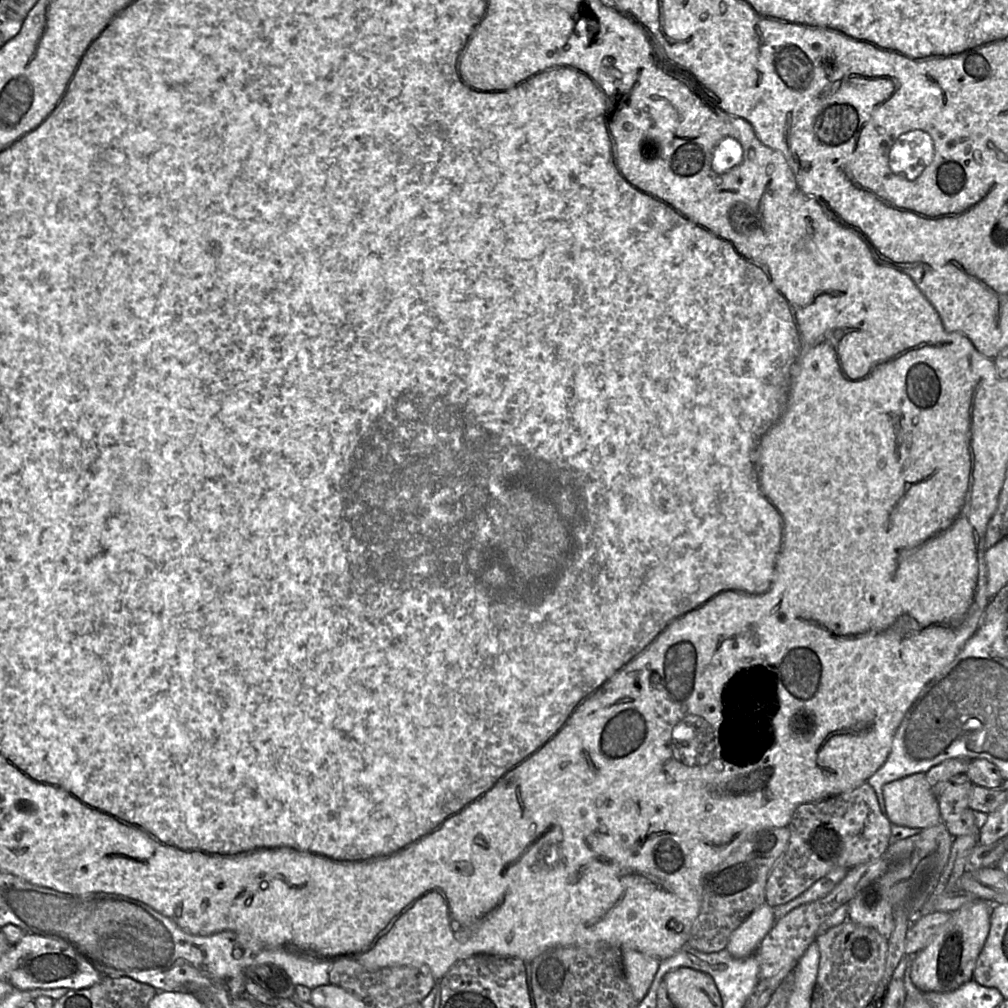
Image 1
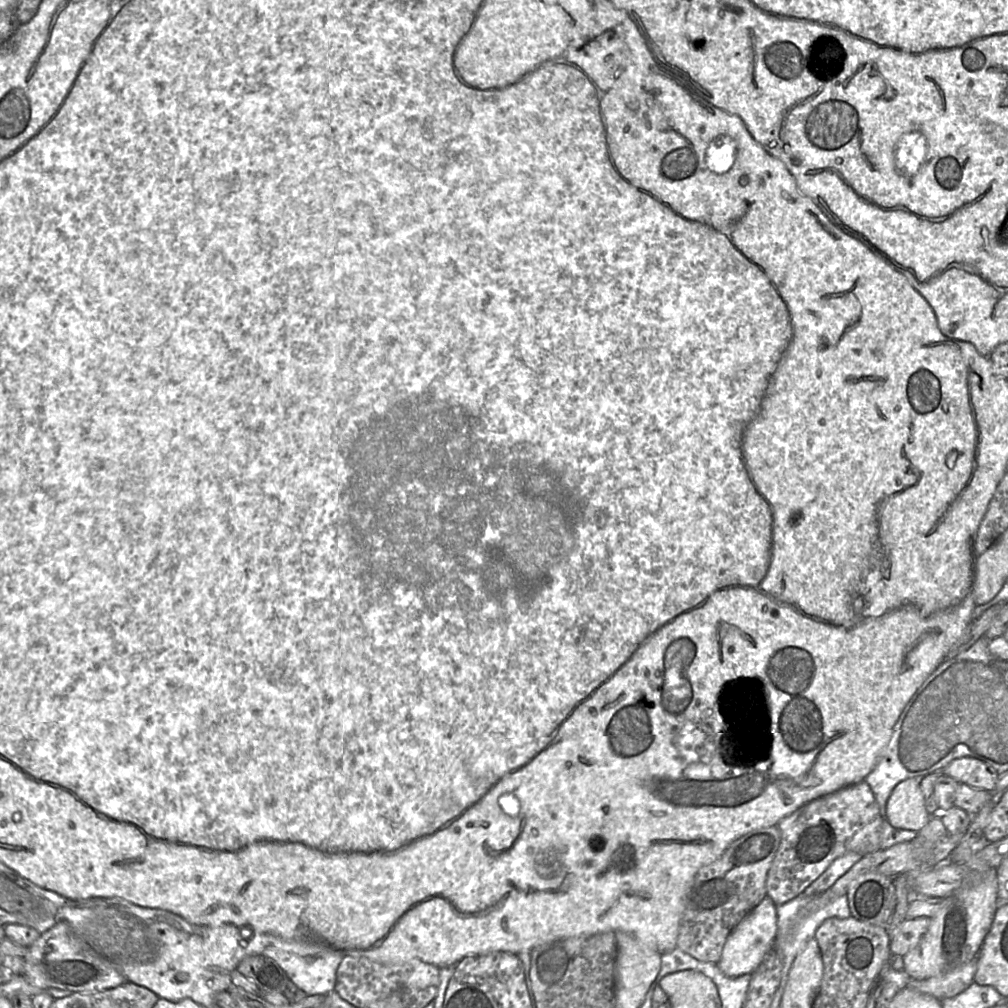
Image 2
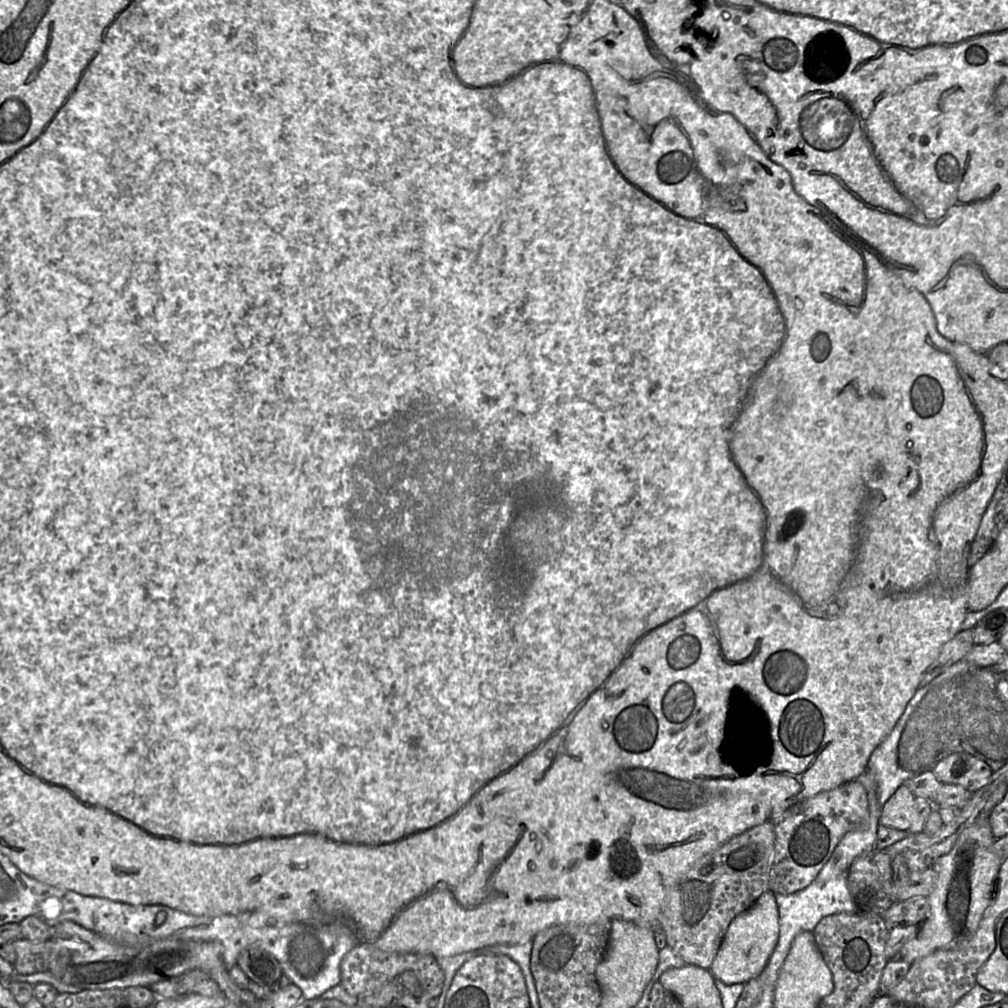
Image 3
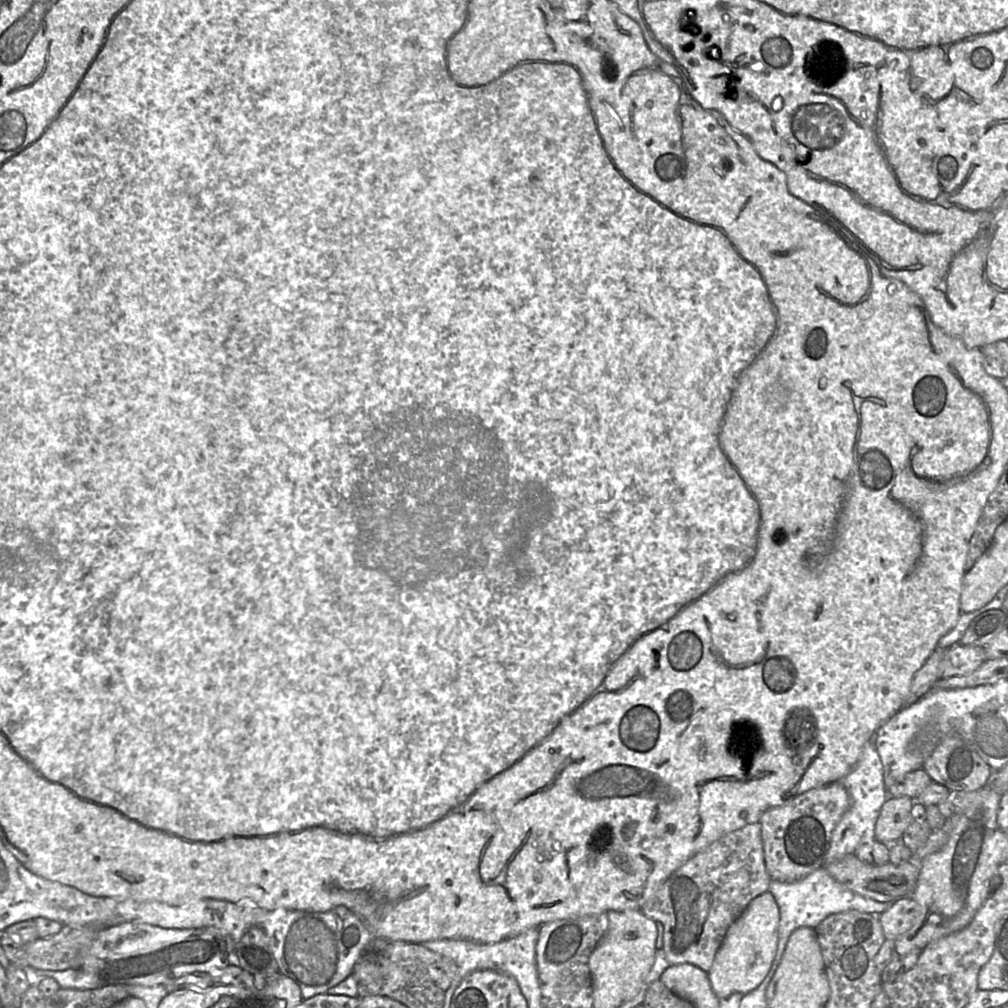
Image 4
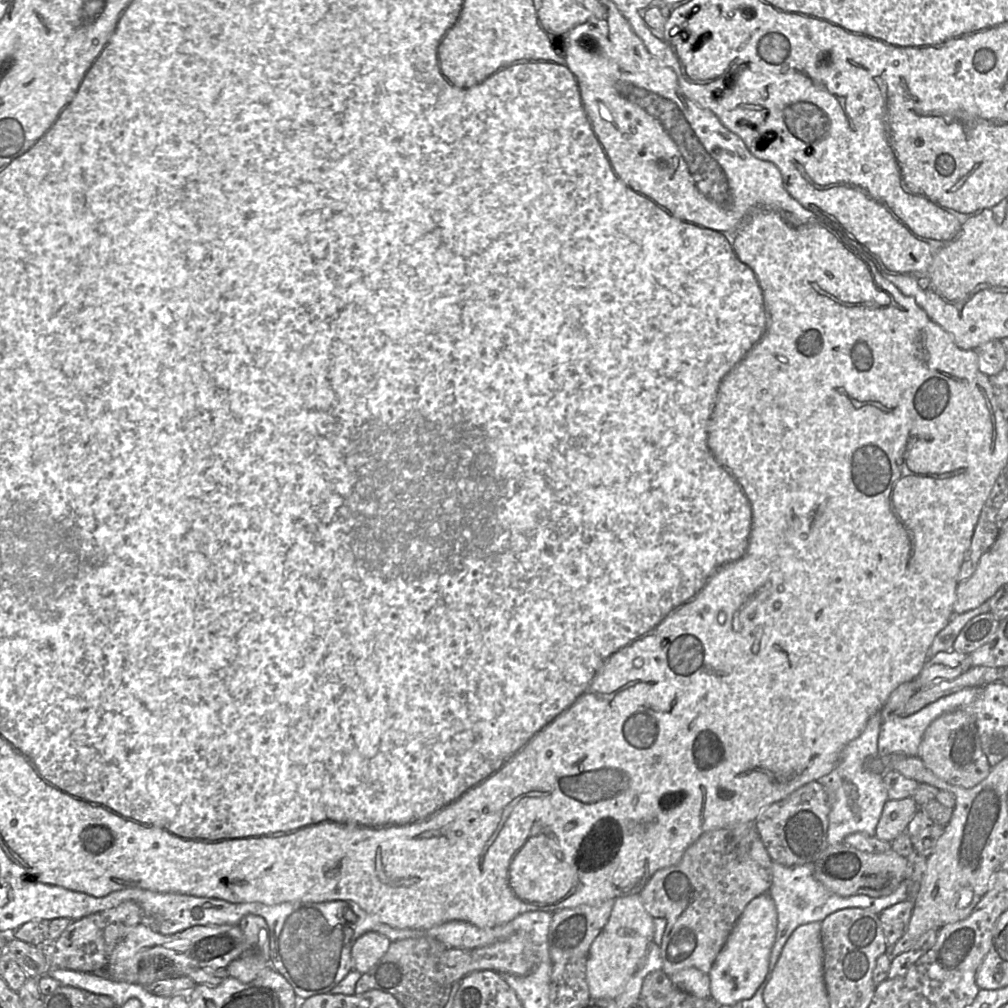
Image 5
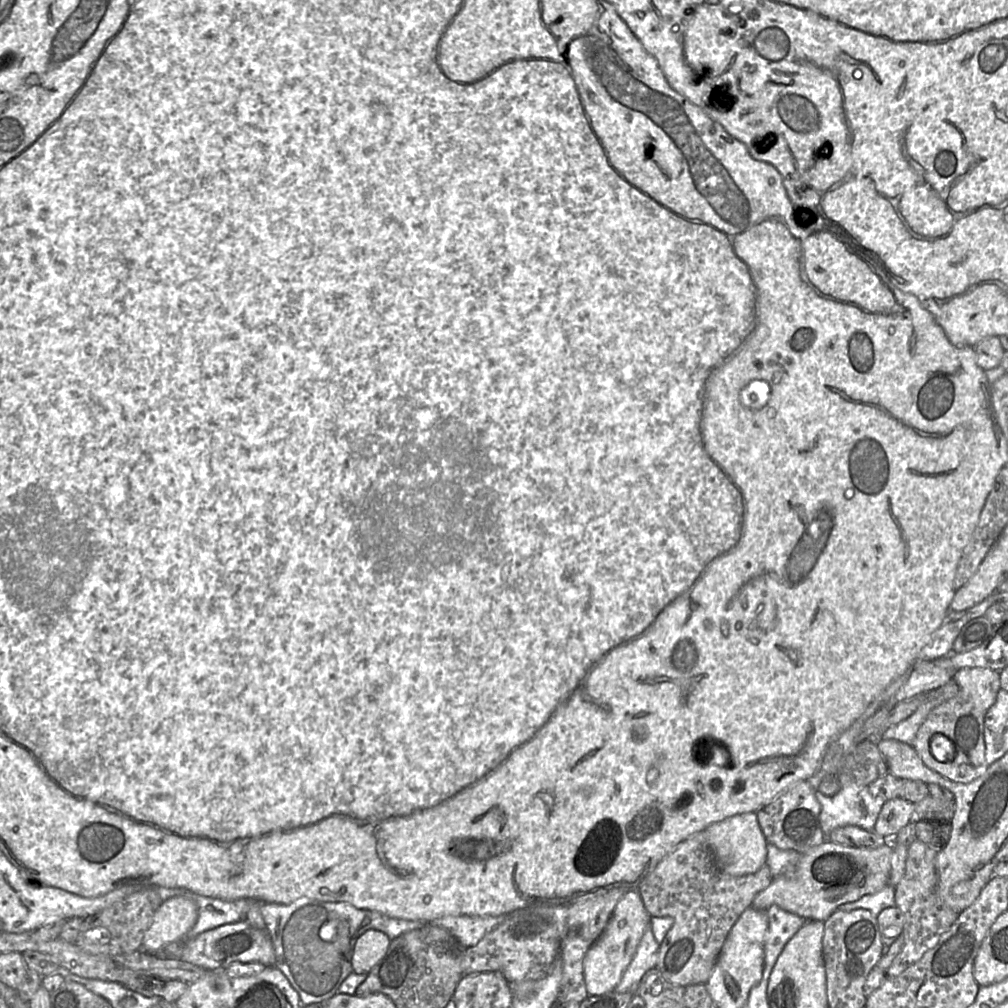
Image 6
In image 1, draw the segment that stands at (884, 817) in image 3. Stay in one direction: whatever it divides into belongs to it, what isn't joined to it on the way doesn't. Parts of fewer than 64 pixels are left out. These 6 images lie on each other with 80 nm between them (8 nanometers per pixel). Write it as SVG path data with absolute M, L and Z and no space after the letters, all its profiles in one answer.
M925 773L885 784L883 795L886 817L891 824L923 830L941 823L938 799Z

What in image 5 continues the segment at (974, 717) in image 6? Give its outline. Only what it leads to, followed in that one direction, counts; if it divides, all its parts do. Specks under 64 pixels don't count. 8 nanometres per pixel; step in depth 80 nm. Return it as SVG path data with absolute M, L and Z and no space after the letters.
M963 709L945 713L931 722L923 734L918 756L934 775L963 788L976 786L991 770L981 748L974 716Z

